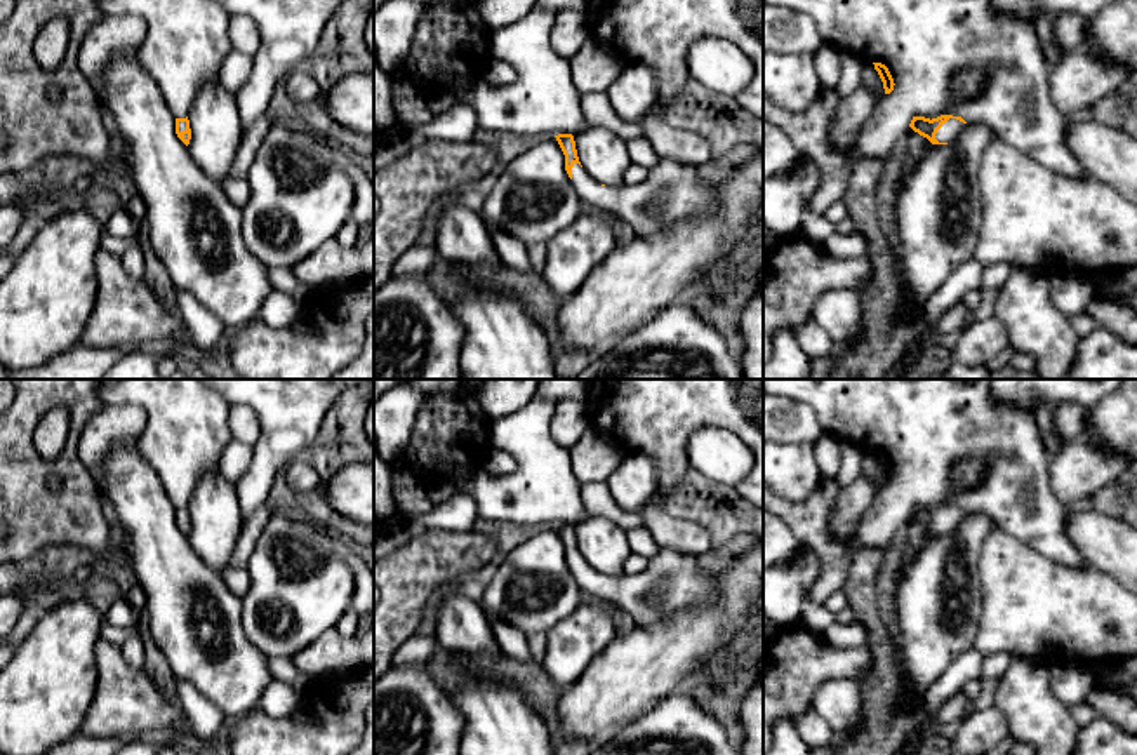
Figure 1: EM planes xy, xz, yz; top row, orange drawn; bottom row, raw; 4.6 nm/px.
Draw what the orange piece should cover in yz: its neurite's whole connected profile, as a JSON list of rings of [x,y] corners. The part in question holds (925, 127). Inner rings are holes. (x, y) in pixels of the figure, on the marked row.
[[[941,115],[937,118],[913,117],[909,127],[932,144],[948,144],[958,137],[967,122],[961,117]]]

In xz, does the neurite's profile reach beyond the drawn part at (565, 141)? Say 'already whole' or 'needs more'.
needs more

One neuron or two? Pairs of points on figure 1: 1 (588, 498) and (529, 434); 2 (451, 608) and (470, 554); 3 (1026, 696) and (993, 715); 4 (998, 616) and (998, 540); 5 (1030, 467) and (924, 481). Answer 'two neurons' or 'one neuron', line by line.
1: two neurons
2: two neurons
3: two neurons
4: one neuron
5: one neuron

